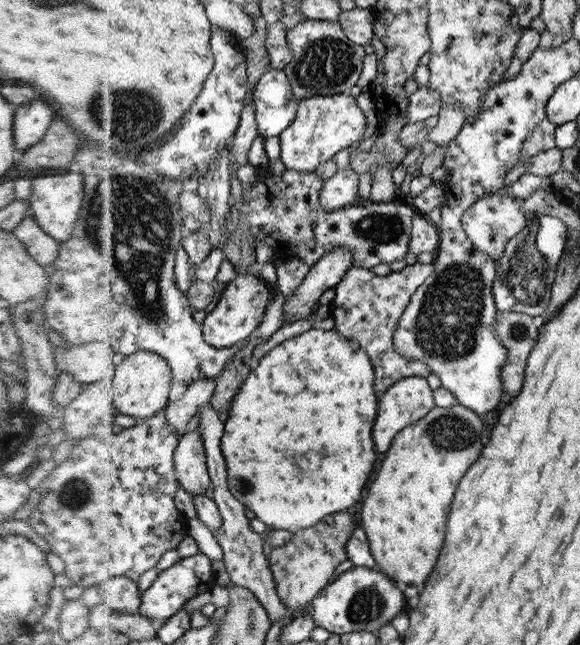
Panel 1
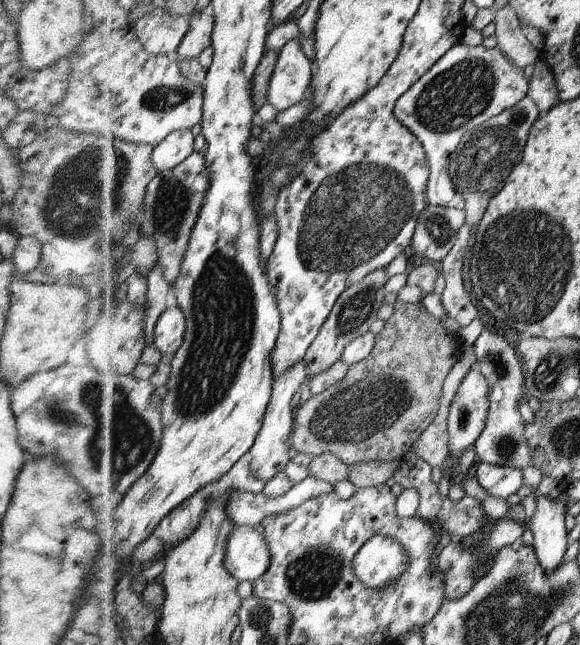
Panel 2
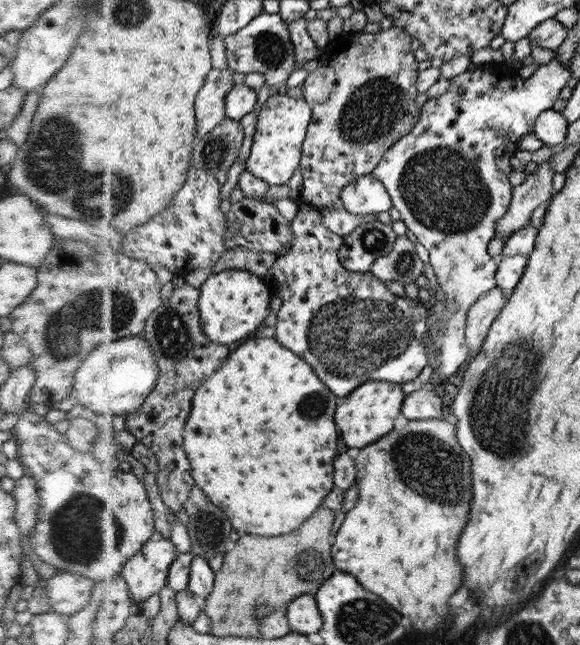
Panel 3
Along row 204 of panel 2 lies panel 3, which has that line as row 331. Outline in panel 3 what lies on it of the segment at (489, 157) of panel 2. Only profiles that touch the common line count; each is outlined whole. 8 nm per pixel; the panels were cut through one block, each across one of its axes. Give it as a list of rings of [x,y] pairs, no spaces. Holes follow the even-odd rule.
[[[496,286],[492,291],[485,293],[468,309],[465,318],[464,341],[467,342],[469,350],[476,354],[511,292]]]

